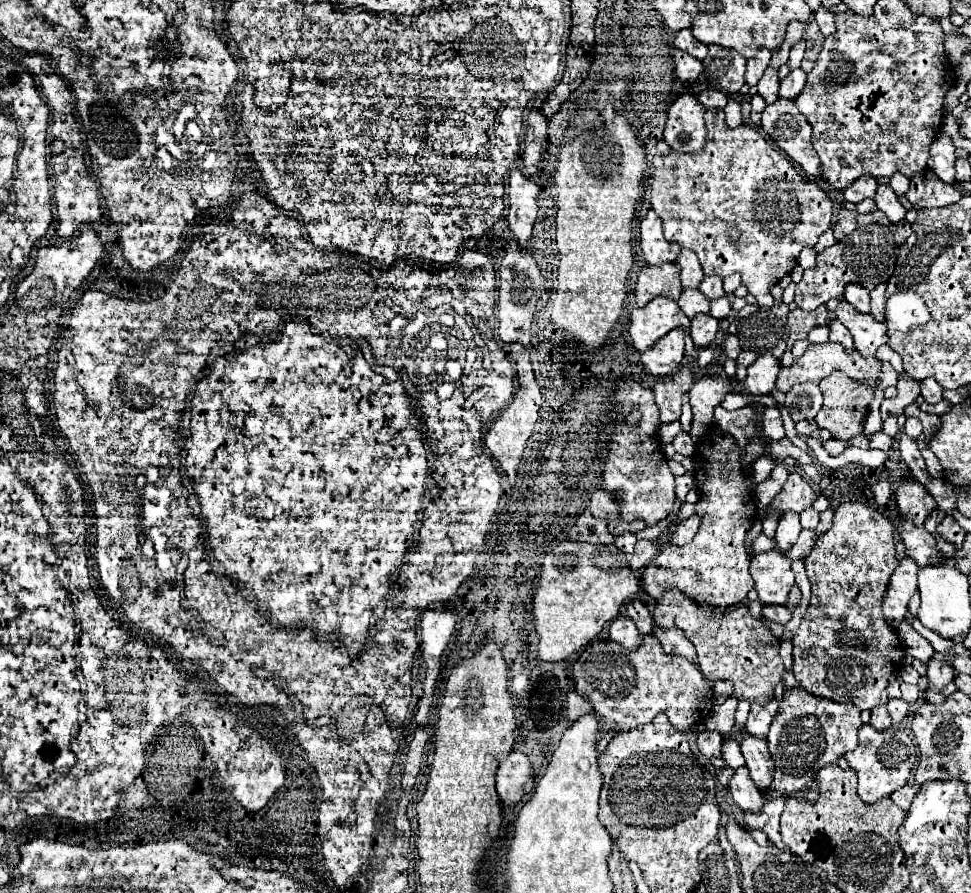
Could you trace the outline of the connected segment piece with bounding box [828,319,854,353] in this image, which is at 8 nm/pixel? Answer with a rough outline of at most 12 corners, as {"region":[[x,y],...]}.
{"region":[[838,319],[828,323],[830,341],[852,353],[852,335]]}

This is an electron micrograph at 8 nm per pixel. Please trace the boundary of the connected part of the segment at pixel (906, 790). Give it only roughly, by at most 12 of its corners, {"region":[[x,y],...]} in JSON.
{"region":[[904,785],[892,799],[898,807],[908,811],[918,793],[916,785]]}

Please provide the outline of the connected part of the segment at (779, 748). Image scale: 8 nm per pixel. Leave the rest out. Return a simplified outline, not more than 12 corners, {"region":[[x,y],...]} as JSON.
{"region":[[788,689],[766,737],[766,799],[816,803],[814,779],[856,749],[854,705]]}

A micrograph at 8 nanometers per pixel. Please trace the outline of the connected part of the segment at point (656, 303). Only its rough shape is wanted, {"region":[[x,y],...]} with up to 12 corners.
{"region":[[668,297],[634,309],[628,333],[644,353],[688,317]]}

